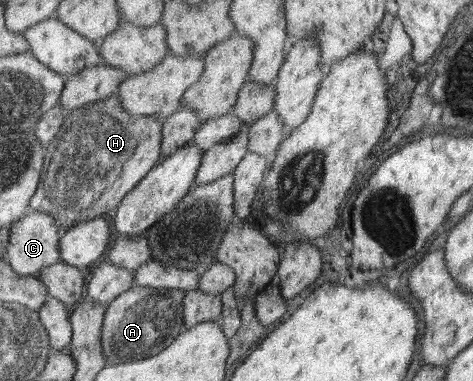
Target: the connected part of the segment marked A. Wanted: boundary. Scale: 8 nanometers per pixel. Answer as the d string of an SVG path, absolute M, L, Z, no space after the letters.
M135 284L108 305L103 325L103 346L109 364L158 355L184 332L184 298L187 291Z

